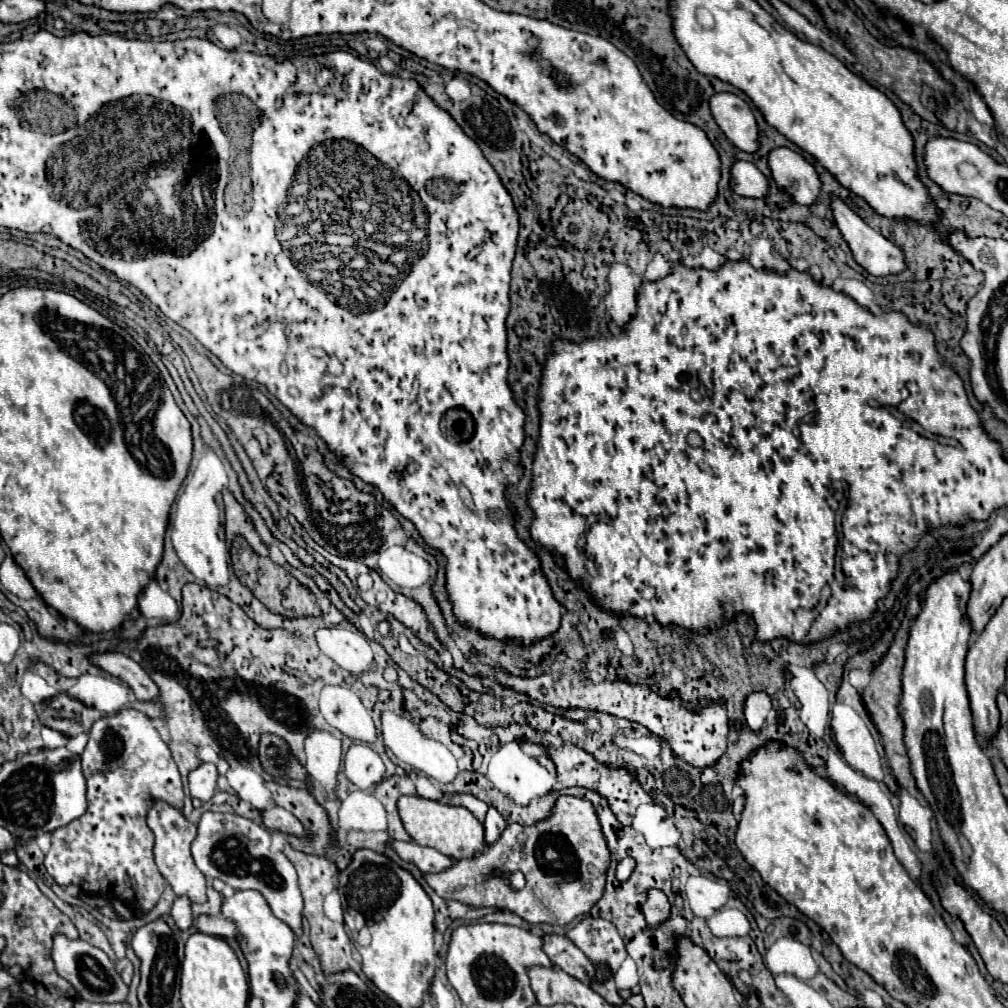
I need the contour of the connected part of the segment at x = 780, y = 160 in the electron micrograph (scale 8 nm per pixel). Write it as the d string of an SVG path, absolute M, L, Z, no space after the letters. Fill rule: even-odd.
M786 147L774 149L770 153L770 169L776 185L790 193L796 203L810 207L816 203L816 199L820 199L820 175L816 167L800 153L794 153Z

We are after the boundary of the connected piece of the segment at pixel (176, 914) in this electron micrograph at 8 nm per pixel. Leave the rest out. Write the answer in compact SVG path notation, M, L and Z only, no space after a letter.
M182 895L182 897L176 897L176 901L174 901L174 905L172 905L172 911L170 911L170 915L174 917L174 921L176 921L176 925L180 927L180 929L188 929L190 925L192 925L192 911L190 911L190 899L186 897L186 895Z

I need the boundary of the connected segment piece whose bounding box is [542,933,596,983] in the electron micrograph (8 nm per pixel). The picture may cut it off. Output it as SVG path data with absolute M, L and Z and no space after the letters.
M548 933L542 937L542 943L544 943L544 953L552 959L556 967L564 969L582 983L590 983L594 979L596 975L594 965L566 935Z

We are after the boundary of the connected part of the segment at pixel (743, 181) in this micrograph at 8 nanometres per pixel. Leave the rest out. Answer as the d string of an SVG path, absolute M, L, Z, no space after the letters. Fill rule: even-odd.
M736 161L732 165L732 189L742 197L762 199L768 193L768 179L748 161Z

